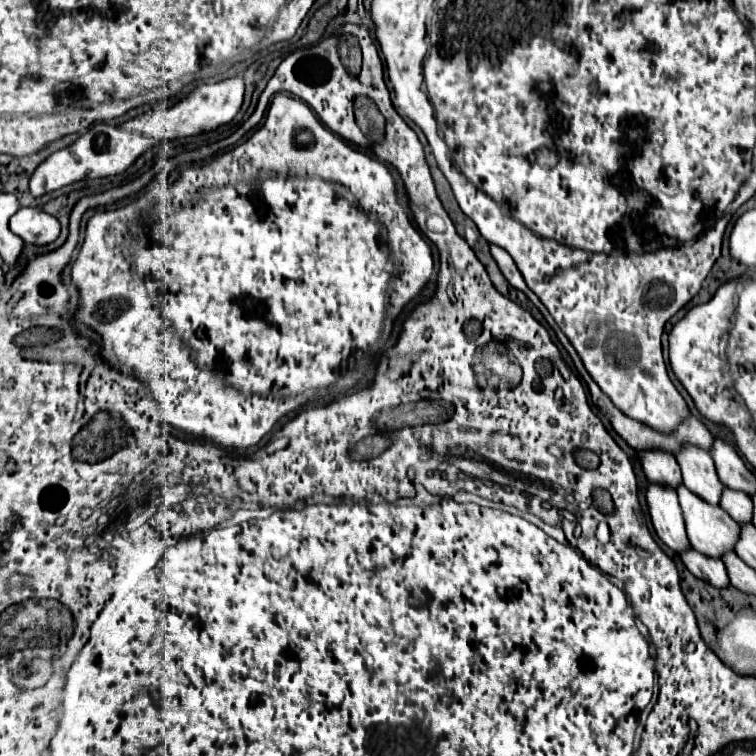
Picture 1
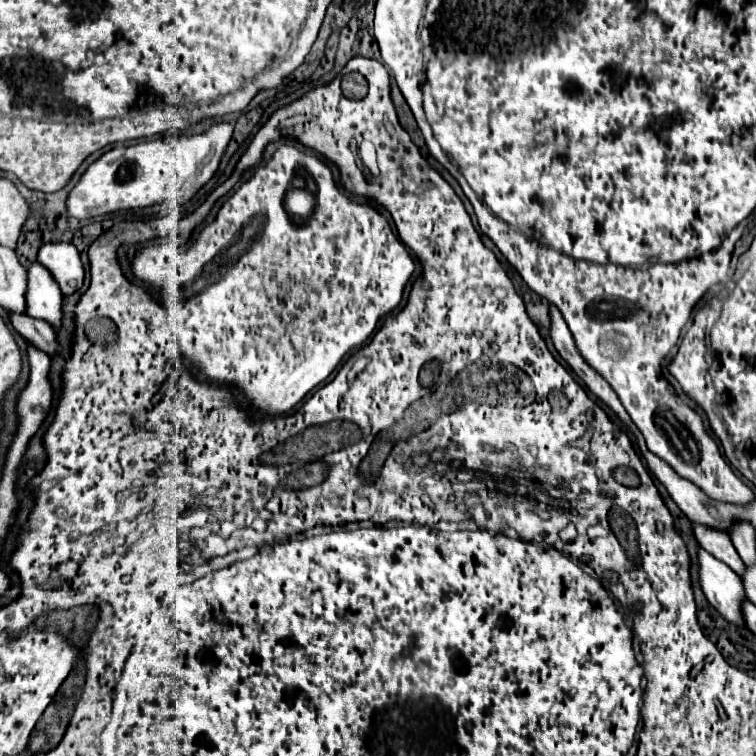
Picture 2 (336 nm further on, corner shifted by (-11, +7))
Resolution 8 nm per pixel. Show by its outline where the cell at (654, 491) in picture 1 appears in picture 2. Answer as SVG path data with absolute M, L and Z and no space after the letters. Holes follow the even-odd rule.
M698 545L698 577L700 587L710 605L718 609L726 621L744 625L744 619L740 617L740 601L744 601L744 587L740 585L740 577L726 563L710 555L700 545Z

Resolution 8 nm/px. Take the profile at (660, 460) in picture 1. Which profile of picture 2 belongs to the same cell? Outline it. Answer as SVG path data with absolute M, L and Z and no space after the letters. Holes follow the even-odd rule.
M692 523L696 541L700 543L700 547L704 547L708 553L712 553L716 559L720 559L722 563L726 563L734 573L740 573L740 569L744 569L744 563L740 561L734 545L730 543L730 537L726 531L720 529L712 529L706 527L702 523Z

